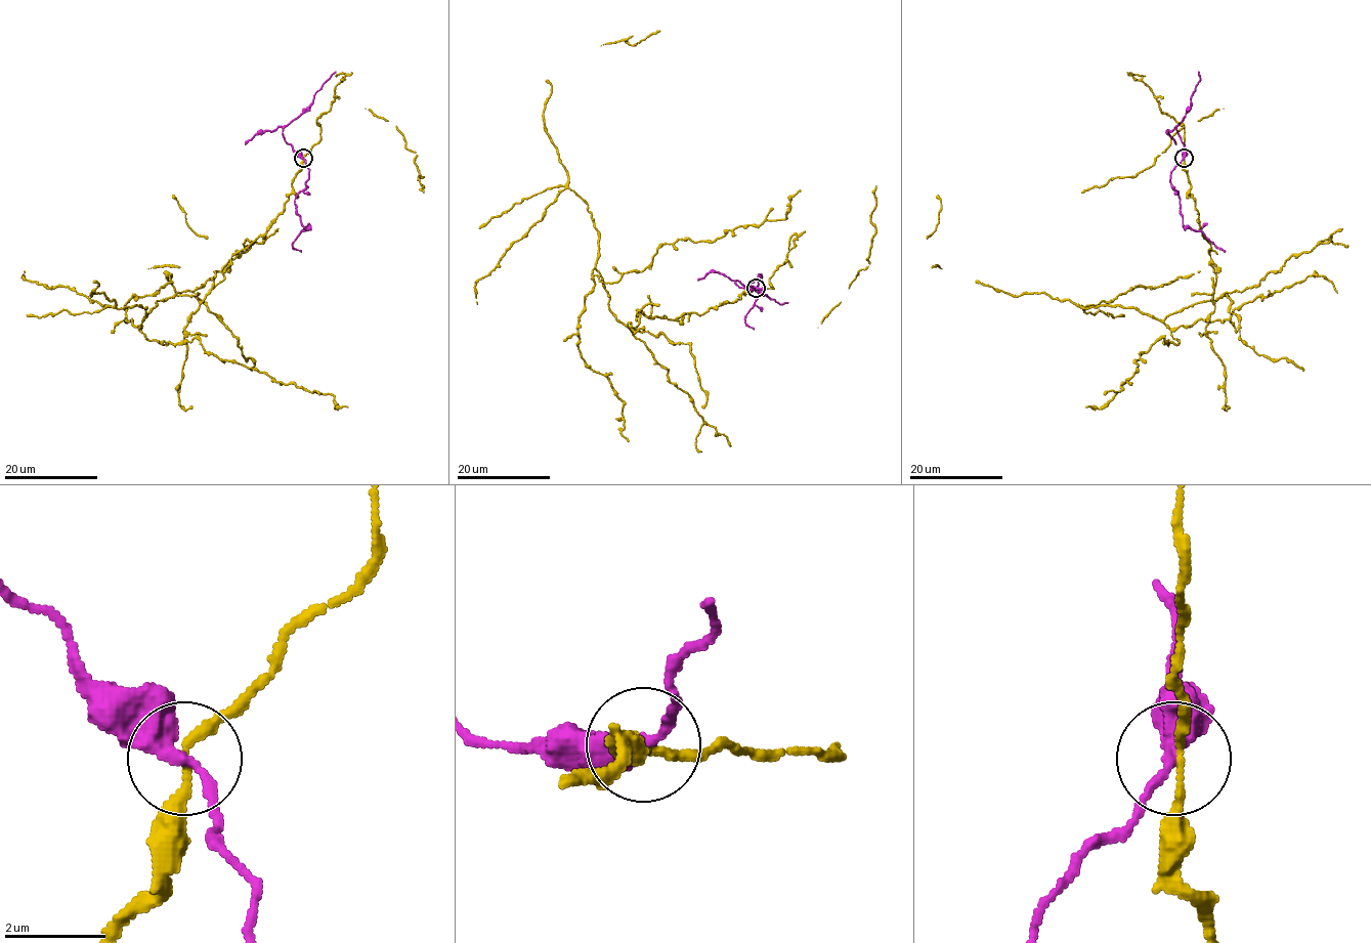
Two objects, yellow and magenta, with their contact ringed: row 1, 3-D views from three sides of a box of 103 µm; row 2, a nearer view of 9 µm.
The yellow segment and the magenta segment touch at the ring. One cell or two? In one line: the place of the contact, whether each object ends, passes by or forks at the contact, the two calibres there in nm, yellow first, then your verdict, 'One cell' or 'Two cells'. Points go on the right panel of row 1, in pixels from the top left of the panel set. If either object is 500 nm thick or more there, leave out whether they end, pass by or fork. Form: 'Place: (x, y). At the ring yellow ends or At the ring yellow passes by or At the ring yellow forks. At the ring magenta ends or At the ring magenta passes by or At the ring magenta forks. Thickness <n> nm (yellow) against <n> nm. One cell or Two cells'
Place: (1184, 158). At the ring yellow passes by. At the ring magenta passes by. Thickness 160 nm (yellow) against 320 nm. Two cells

